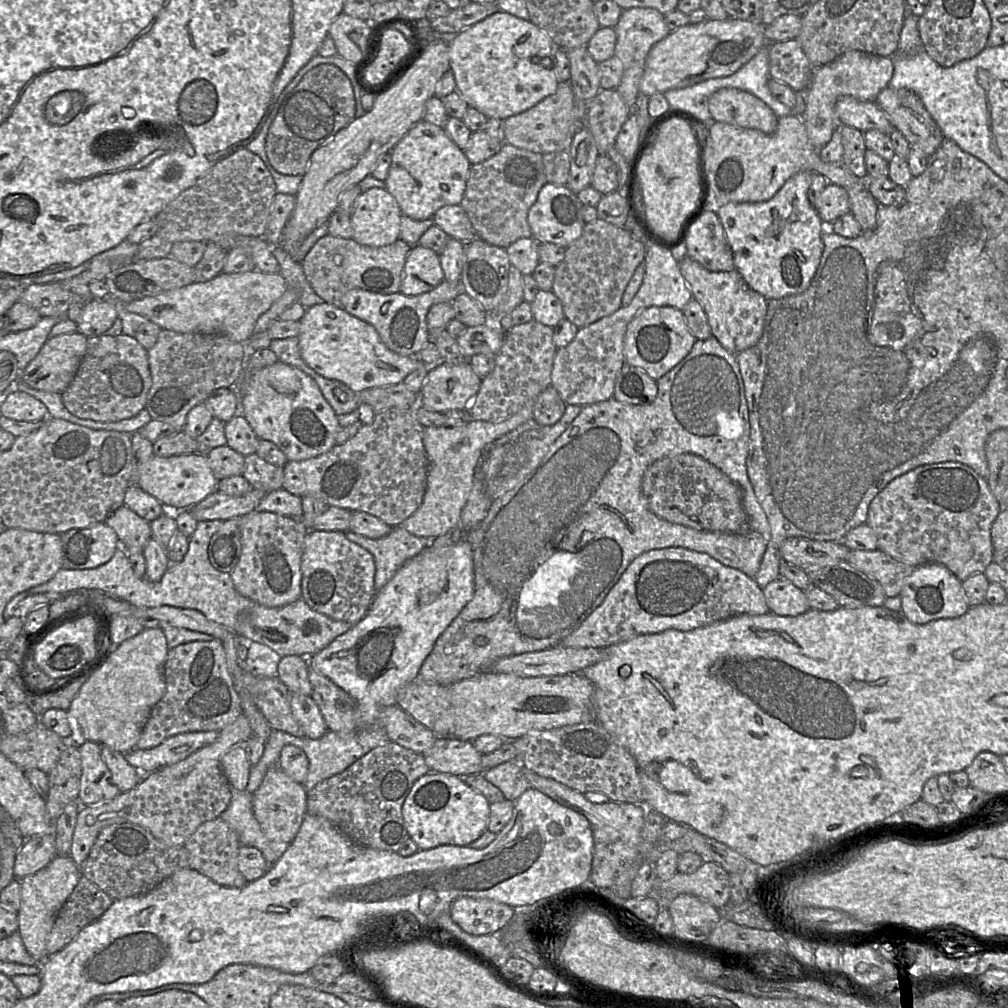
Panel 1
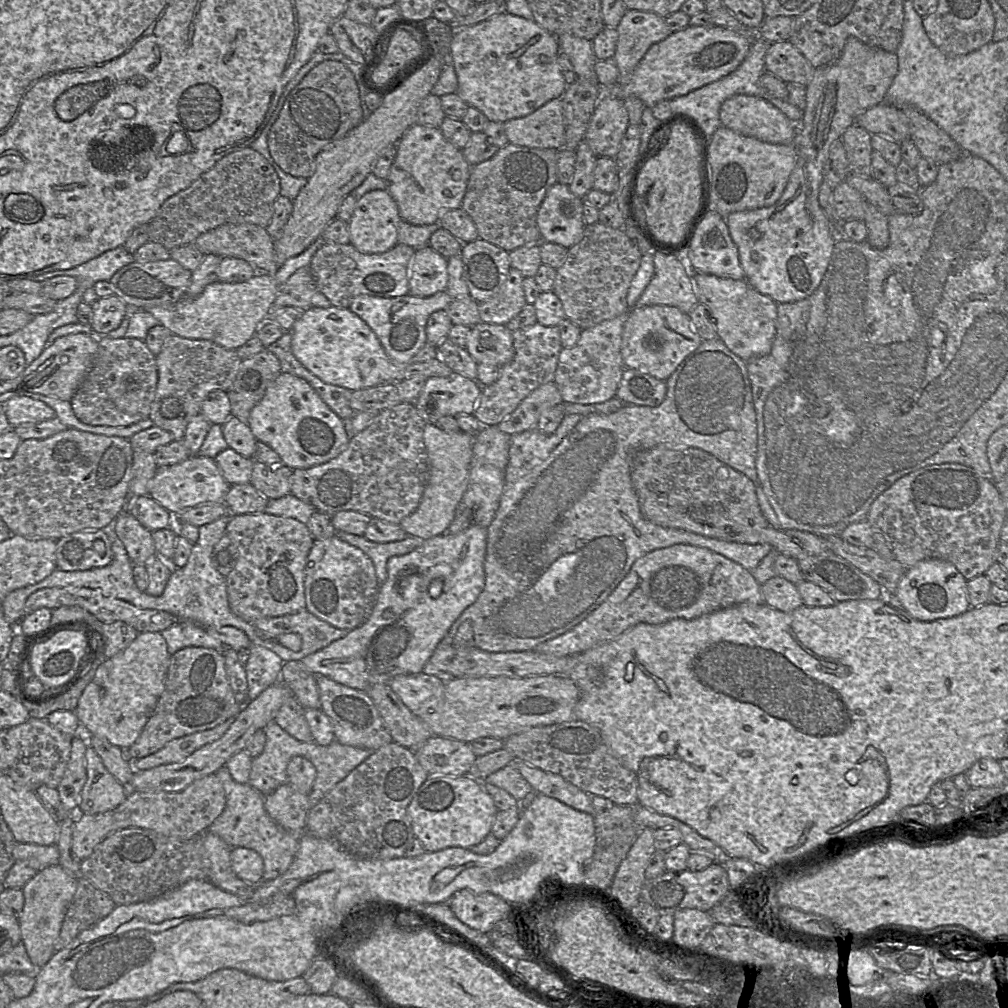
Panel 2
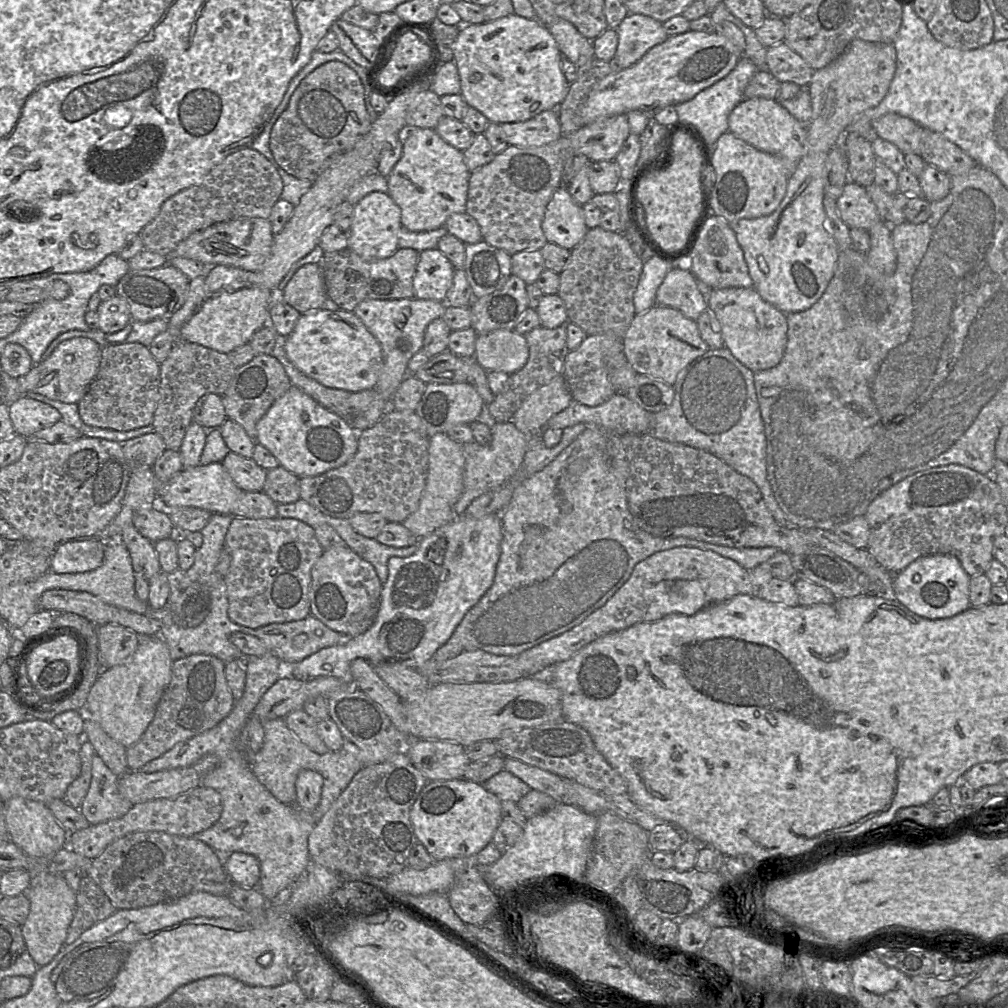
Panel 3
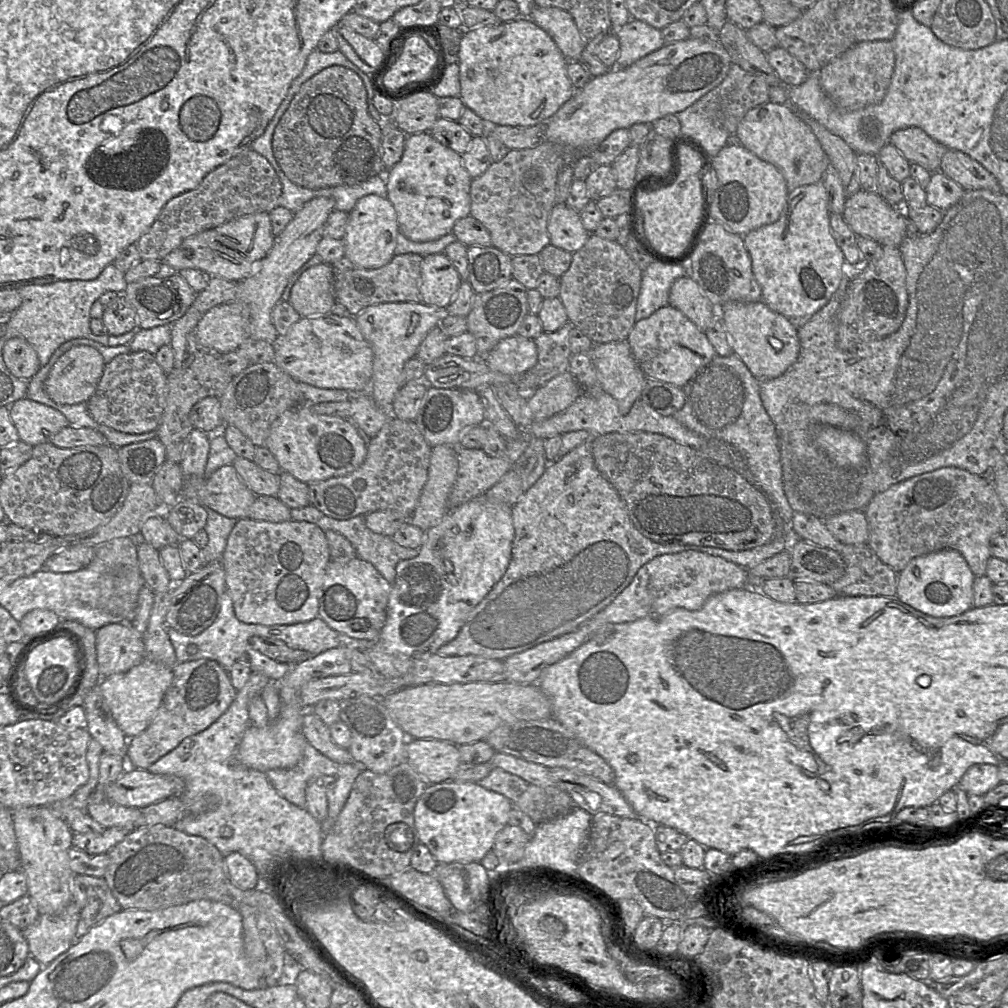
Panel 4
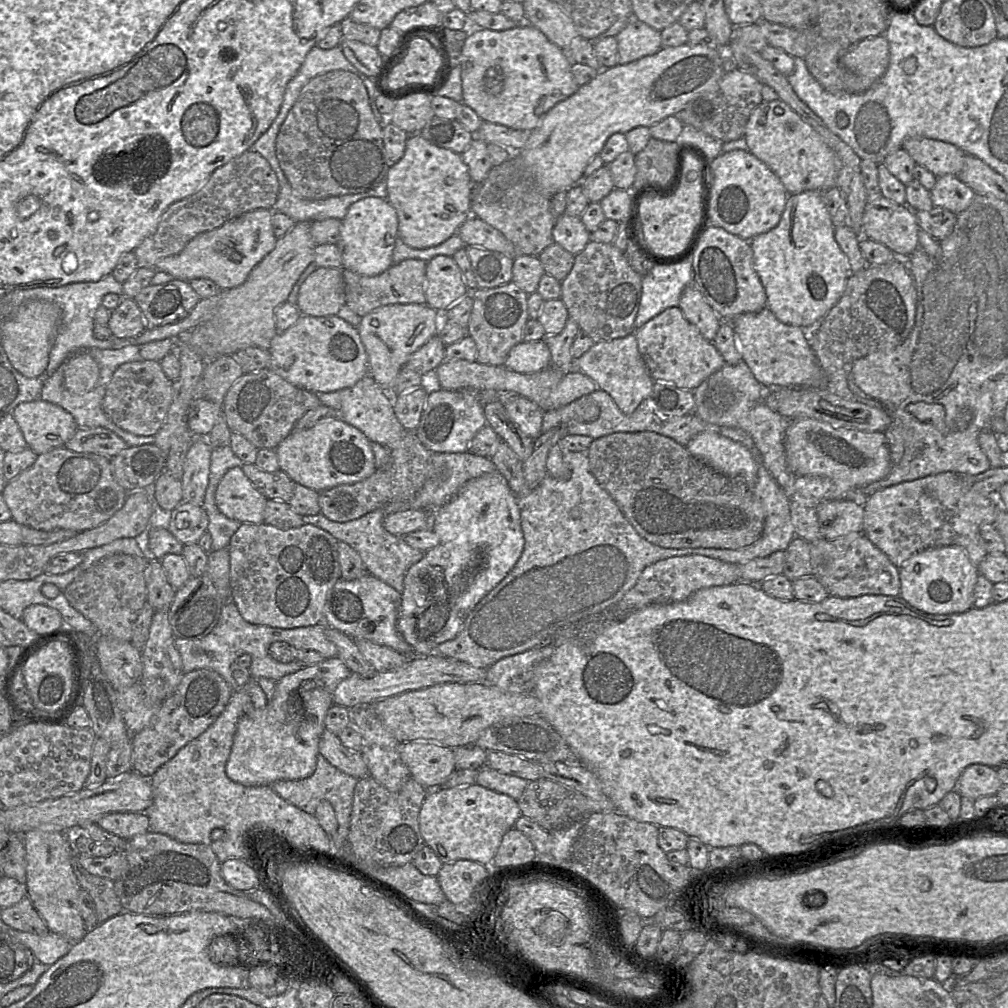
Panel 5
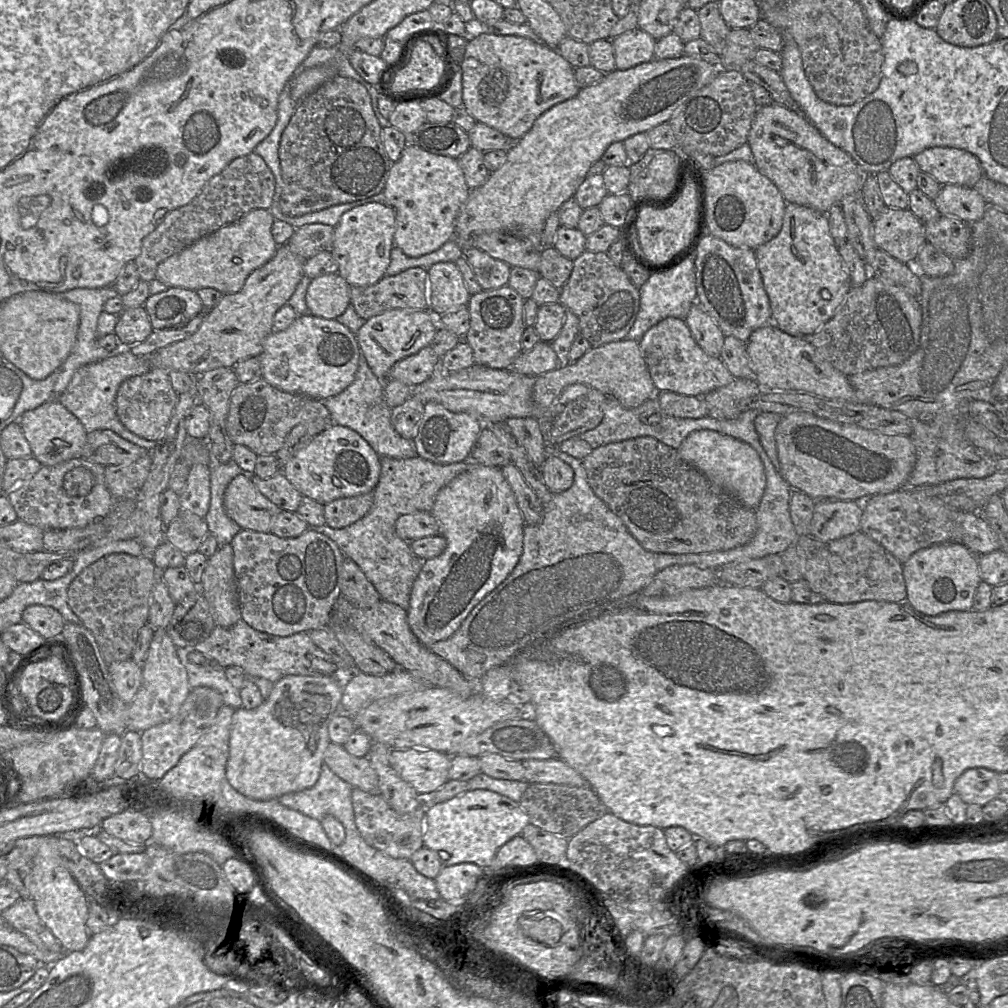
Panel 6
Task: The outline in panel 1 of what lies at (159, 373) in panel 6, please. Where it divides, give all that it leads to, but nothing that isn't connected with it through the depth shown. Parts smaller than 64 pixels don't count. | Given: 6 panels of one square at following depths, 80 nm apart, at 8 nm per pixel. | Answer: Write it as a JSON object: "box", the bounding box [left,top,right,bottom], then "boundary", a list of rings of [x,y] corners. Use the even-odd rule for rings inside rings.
{"box":[61,334,151,422],"boundary":[[[102,334],[87,337],[86,353],[61,397],[66,409],[79,418],[115,422],[131,418],[145,408],[151,385],[147,350],[135,337]]]}

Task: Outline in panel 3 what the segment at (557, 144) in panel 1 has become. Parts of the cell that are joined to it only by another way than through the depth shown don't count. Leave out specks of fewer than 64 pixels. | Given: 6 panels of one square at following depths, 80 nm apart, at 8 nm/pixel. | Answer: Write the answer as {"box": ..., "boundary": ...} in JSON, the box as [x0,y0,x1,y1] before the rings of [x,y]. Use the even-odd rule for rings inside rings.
{"box":[500,109,562,147],"boundary":[[[557,109],[545,110],[523,122],[502,123],[500,126],[508,144],[517,147],[546,145],[562,135]]]}

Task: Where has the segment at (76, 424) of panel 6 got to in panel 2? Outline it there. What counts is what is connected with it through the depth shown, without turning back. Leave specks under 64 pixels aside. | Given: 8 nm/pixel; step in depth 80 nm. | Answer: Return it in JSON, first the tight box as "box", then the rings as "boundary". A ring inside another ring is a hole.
{"box":[4,395,56,427],"boundary":[[[17,395],[4,403],[5,414],[11,427],[53,419],[56,413],[46,403],[25,395]]]}

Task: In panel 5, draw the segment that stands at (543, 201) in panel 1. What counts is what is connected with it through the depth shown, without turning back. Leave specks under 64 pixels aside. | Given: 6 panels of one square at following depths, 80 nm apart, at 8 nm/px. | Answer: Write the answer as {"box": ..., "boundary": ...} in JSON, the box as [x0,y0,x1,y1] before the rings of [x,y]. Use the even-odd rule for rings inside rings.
{"box":[552,214,590,255],"boundary":[[[566,214],[560,215],[552,229],[554,243],[576,255],[584,250],[590,241],[590,233],[581,218]]]}

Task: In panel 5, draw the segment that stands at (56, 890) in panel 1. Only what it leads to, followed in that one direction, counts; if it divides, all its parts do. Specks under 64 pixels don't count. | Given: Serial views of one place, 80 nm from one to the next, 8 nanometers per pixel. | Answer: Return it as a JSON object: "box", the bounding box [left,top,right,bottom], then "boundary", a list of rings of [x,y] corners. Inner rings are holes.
{"box":[7,928,72,966],"boundary":[[[9,928],[7,932],[14,940],[29,948],[37,961],[47,966],[65,956],[72,947],[71,942],[51,931],[37,935]]]}

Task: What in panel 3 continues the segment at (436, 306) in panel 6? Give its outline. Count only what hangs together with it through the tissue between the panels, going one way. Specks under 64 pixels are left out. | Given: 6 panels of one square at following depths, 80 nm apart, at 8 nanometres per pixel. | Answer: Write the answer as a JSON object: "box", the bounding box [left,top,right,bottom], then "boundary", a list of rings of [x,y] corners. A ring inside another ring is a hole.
{"box":[413,248,454,302],"boundary":[[[437,248],[420,252],[413,277],[415,298],[446,302],[454,271],[452,263]]]}

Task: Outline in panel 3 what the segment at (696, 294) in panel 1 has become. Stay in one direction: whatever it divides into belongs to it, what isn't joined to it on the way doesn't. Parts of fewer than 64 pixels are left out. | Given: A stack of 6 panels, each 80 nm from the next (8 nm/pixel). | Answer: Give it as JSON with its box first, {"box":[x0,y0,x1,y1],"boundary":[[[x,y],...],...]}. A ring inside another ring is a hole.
{"box":[707,288,787,372],"boundary":[[[752,288],[710,289],[707,304],[718,320],[724,347],[753,372],[775,367],[787,345],[787,317]]]}

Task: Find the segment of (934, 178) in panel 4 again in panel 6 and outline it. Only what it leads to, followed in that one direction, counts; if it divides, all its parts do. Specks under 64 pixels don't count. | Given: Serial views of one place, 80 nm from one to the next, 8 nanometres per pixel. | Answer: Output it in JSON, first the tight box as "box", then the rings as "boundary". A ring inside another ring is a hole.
{"box":[934,184,990,224],"boundary":[[[945,184],[934,204],[941,214],[957,217],[971,224],[982,218],[988,205],[990,205],[974,187]]]}

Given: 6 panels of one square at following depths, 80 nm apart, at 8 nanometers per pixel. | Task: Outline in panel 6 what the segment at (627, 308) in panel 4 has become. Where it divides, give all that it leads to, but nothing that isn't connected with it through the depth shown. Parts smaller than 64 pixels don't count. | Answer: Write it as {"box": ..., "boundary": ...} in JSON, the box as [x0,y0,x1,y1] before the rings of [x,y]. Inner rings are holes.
{"box":[559,250,640,347],"boundary":[[[585,250],[573,260],[573,264],[569,279],[560,289],[559,302],[565,307],[566,311],[570,310],[578,317],[580,333],[590,342],[592,347],[625,339],[639,311],[640,289],[631,282],[621,266],[613,263],[607,252]]]}

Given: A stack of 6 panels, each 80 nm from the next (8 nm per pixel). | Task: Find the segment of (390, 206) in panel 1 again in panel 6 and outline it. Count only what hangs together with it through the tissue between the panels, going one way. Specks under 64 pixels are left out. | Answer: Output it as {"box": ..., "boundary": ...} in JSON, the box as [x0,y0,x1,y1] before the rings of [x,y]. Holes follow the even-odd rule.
{"box":[331,202,396,286],"boundary":[[[370,202],[345,212],[334,228],[331,252],[338,263],[338,274],[350,286],[370,286],[385,276],[390,264],[396,231],[396,213],[387,204]]]}

